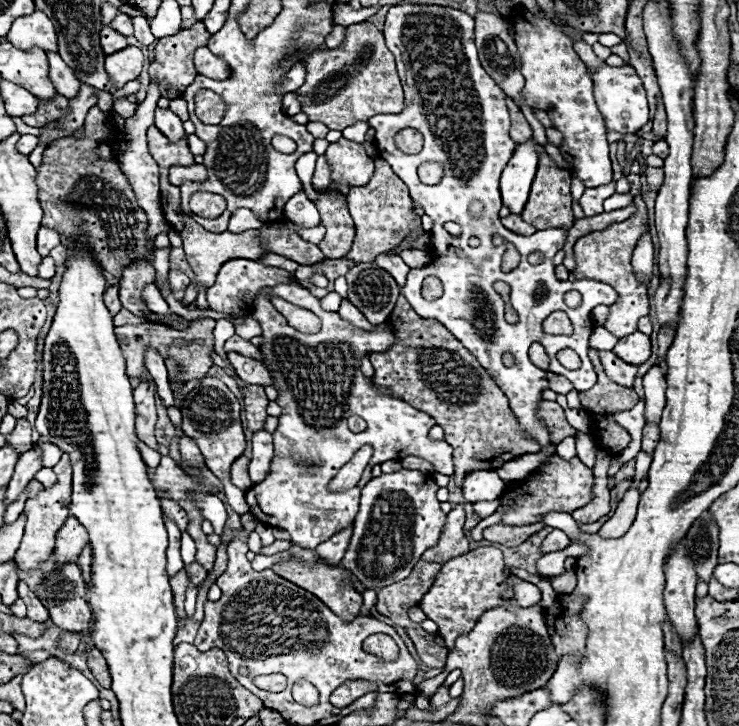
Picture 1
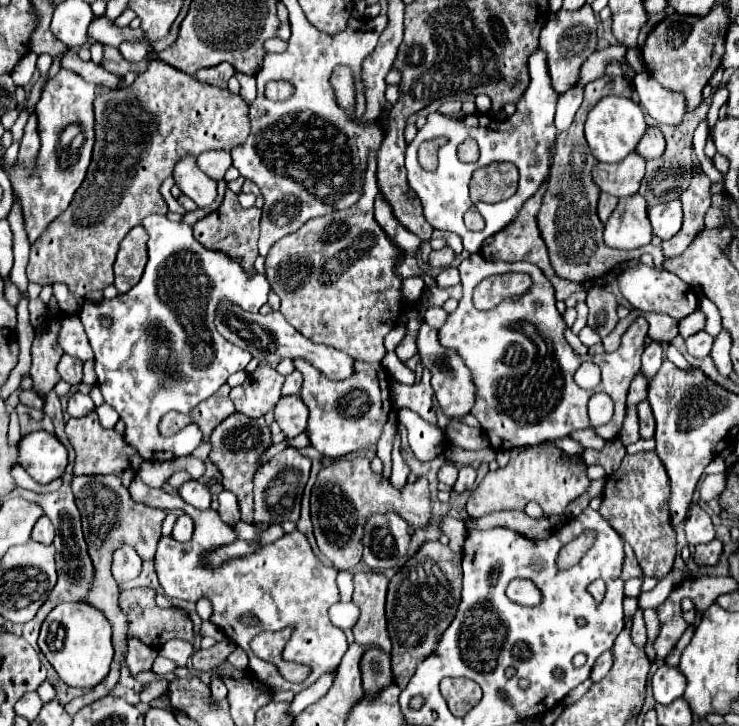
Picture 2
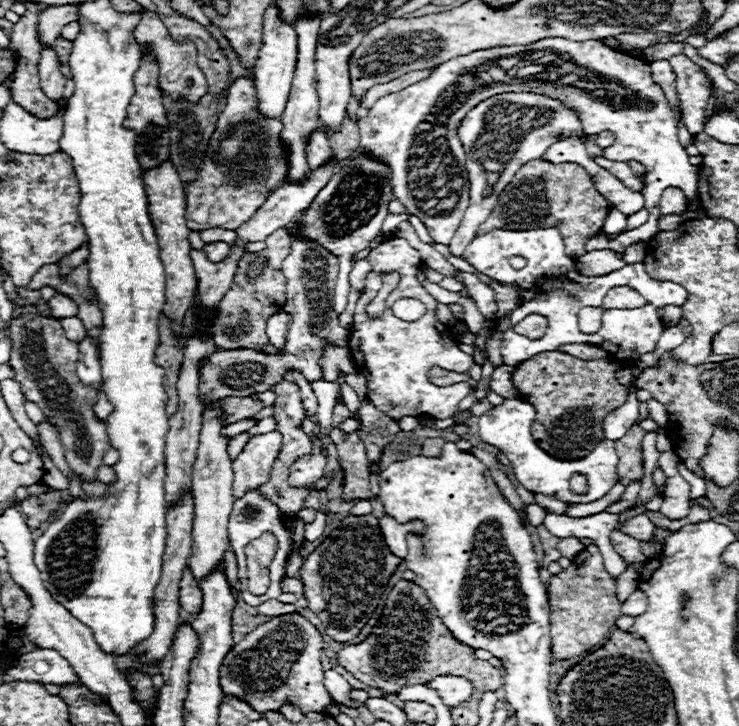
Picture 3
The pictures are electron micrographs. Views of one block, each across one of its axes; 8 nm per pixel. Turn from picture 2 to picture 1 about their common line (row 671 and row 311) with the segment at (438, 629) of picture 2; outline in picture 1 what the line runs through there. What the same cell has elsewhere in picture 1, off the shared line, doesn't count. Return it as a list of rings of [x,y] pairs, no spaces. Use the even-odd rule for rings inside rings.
[[[400,294],[390,318],[390,328],[394,328],[396,340],[386,352],[370,354],[370,362],[374,364],[374,382],[382,388],[388,388],[394,396],[406,400],[414,408],[430,414],[436,424],[444,428],[444,440],[454,448],[454,482],[460,486],[462,478],[472,470],[498,470],[508,460],[518,458],[520,454],[538,452],[534,440],[528,440],[526,434],[518,428],[518,420],[508,406],[508,398],[500,392],[494,380],[486,374],[486,370],[474,360],[474,356],[456,340],[438,320],[420,320],[420,316],[410,308],[406,298]]]

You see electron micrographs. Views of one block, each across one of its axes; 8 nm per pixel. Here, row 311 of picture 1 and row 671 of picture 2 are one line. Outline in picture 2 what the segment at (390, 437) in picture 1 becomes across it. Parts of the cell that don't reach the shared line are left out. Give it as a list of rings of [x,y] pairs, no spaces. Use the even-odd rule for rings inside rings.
[[[138,476],[130,484],[130,496],[136,502],[142,502],[152,508],[170,511],[173,509],[184,510],[194,520],[194,534],[190,542],[176,542],[174,538],[160,538],[158,550],[156,550],[156,574],[160,580],[162,590],[168,598],[178,600],[192,600],[198,602],[200,598],[208,598],[212,602],[212,616],[210,622],[216,624],[228,638],[232,638],[234,644],[244,648],[250,658],[250,670],[266,682],[266,686],[274,686],[274,692],[280,690],[292,690],[298,694],[300,690],[314,684],[324,672],[334,670],[344,652],[348,650],[346,636],[340,628],[332,626],[328,620],[328,608],[330,604],[338,602],[338,588],[336,588],[336,570],[330,566],[324,566],[312,552],[306,536],[298,530],[292,534],[284,534],[280,540],[258,548],[250,556],[230,558],[220,566],[210,566],[206,562],[208,554],[214,550],[232,544],[236,534],[234,526],[226,524],[220,514],[212,508],[198,510],[182,500],[180,494],[168,494],[162,488],[146,486]],[[252,612],[258,616],[258,626],[254,632],[250,632],[246,626],[238,622],[240,614]],[[286,626],[298,626],[300,628],[300,642],[288,642],[284,648],[284,660],[306,664],[312,668],[310,676],[302,684],[284,682],[284,678],[278,674],[274,664],[262,662],[256,658],[250,650],[250,640],[264,630],[282,630]]]

